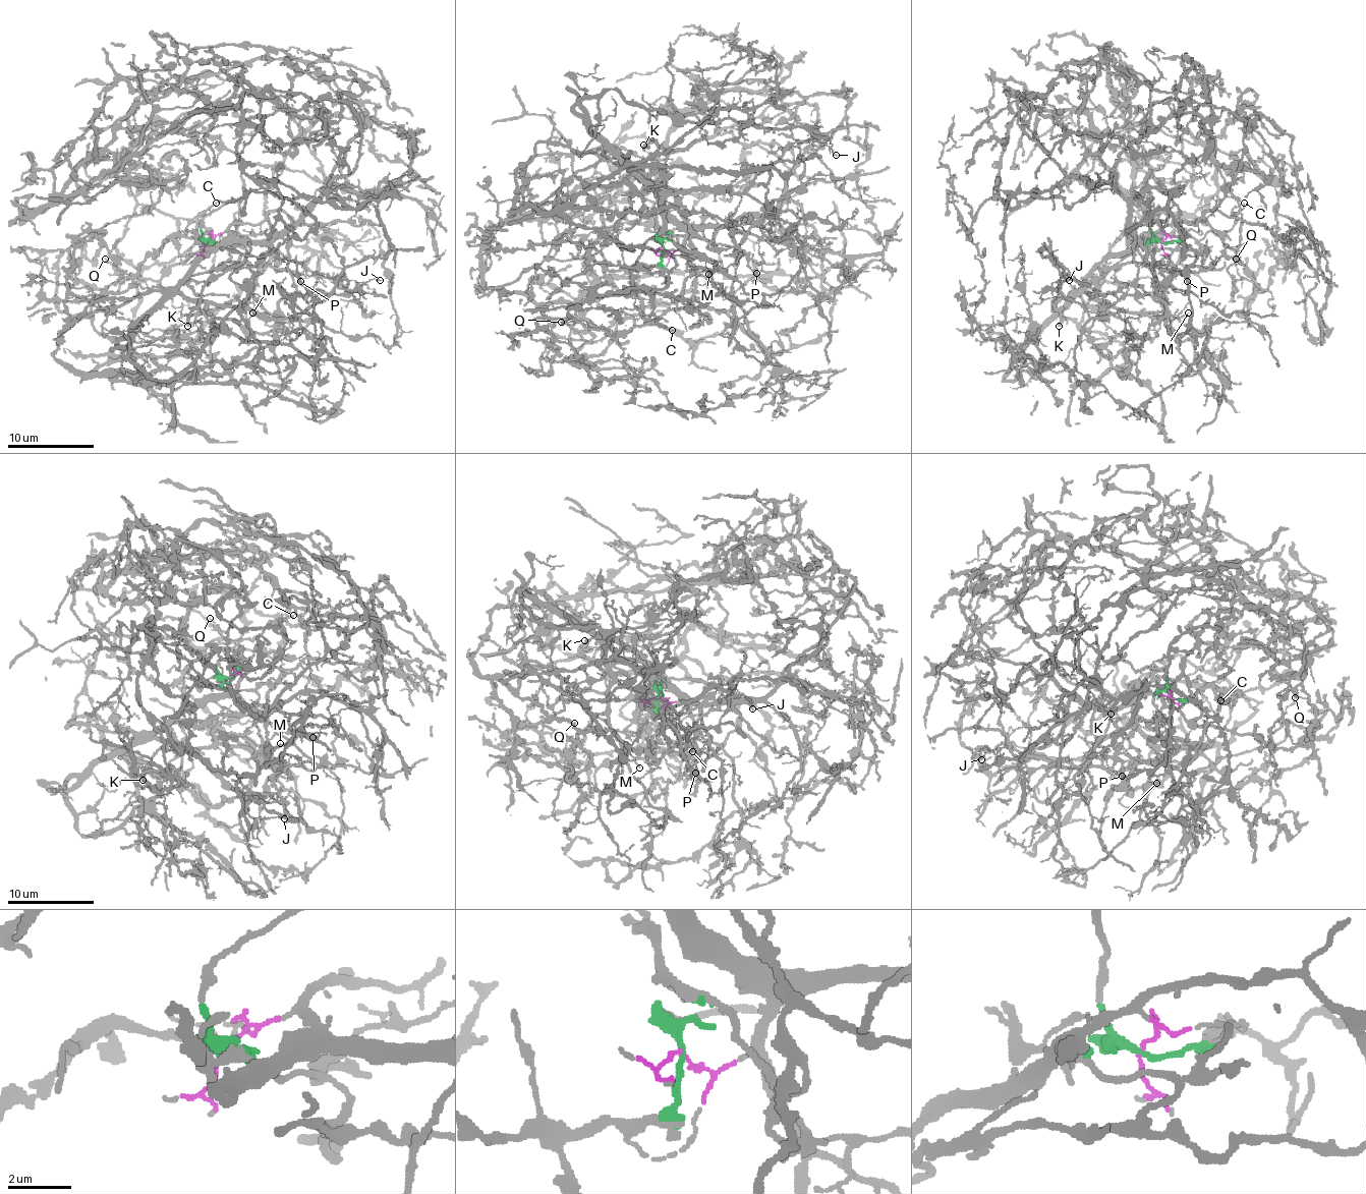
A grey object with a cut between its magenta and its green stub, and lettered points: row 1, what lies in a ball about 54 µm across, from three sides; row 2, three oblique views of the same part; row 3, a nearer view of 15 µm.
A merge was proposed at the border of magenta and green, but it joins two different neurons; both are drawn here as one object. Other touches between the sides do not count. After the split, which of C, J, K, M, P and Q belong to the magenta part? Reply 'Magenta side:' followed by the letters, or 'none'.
Magenta side: J, M, Q

